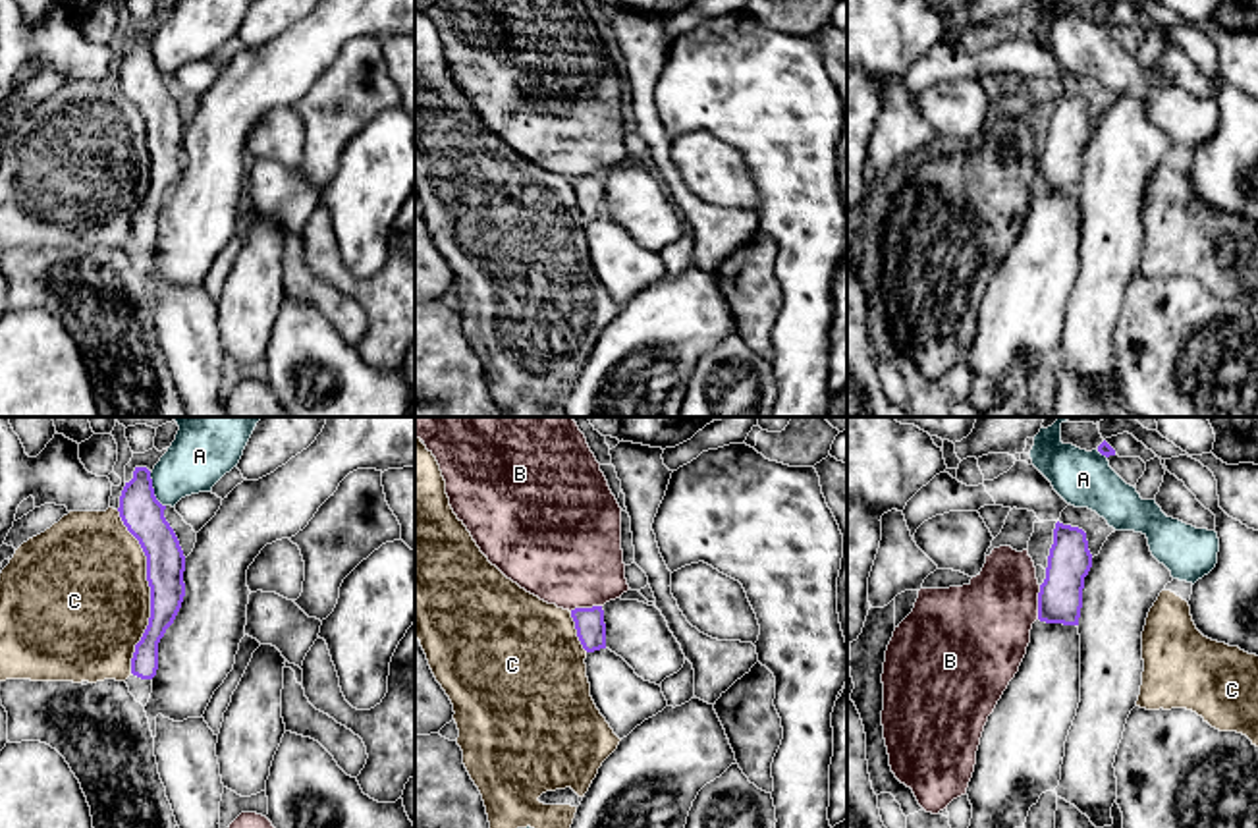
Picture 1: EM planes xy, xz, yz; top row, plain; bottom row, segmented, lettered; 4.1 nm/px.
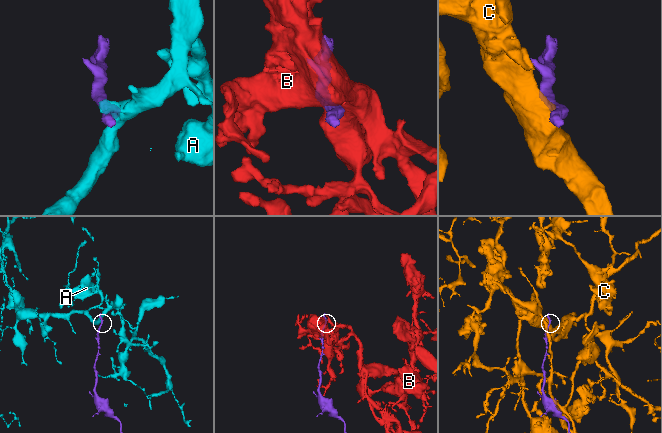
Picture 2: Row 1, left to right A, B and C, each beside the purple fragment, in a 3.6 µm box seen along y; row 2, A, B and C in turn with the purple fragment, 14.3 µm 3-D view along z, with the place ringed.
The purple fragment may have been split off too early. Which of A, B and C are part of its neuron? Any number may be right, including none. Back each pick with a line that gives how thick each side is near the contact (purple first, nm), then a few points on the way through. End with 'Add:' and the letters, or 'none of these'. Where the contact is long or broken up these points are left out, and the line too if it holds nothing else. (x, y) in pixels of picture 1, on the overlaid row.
Add: none of these

